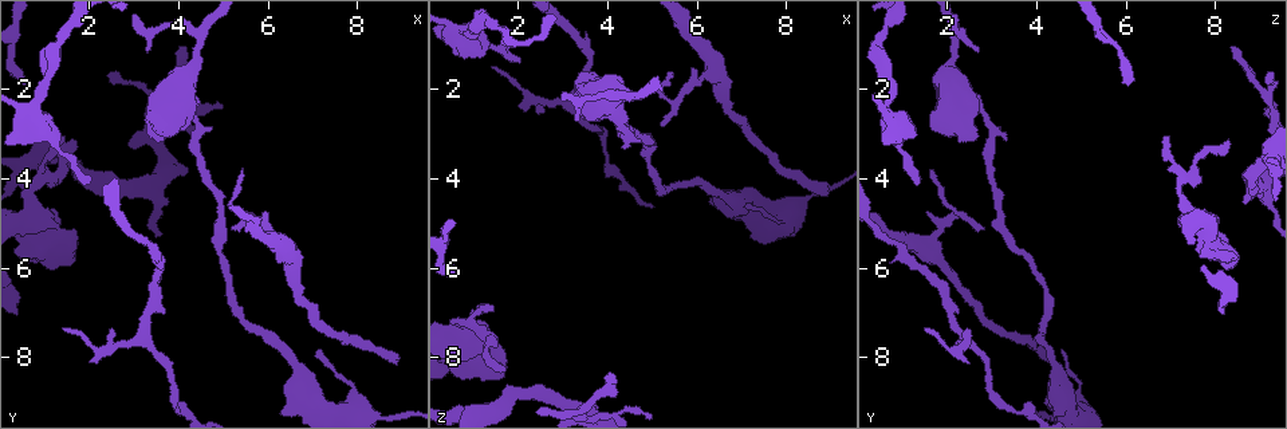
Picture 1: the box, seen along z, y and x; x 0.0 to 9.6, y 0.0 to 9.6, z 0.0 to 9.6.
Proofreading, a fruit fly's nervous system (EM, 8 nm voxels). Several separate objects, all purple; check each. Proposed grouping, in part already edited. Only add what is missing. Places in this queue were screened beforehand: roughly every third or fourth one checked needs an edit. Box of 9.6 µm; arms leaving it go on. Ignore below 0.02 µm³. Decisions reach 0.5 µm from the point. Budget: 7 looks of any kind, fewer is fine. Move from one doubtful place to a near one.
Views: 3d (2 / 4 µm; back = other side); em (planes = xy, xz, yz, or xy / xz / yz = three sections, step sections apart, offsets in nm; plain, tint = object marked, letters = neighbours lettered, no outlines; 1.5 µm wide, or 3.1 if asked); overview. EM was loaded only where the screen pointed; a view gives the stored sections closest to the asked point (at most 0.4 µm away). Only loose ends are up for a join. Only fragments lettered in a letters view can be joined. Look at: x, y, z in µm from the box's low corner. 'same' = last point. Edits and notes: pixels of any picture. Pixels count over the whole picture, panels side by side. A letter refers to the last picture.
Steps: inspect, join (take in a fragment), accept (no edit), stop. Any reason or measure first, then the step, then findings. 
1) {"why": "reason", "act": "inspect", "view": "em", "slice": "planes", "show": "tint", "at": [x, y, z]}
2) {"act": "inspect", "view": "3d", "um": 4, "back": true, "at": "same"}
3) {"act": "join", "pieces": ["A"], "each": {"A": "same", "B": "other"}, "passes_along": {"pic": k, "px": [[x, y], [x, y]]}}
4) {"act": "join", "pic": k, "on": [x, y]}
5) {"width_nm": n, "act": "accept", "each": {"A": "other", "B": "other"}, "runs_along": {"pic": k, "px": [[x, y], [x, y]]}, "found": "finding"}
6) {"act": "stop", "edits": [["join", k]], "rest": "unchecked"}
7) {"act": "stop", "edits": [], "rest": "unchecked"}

{"why": "an open end", "act": "inspect", "view": "em", "slice": "yz", "step": 4, "show": "letters", "at": [2.05, 8.10, 2.35]}

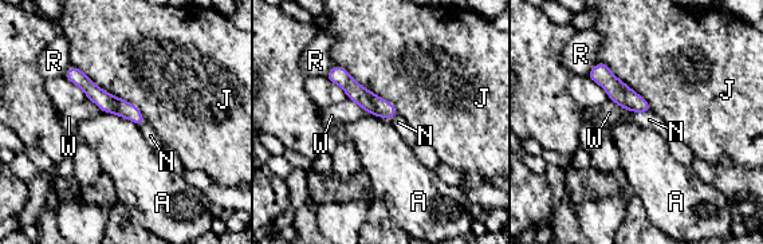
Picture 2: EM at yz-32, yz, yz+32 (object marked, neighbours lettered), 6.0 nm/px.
{"act": "inspect", "view": "em", "slice": "planes", "show": "letters", "at": "same"}

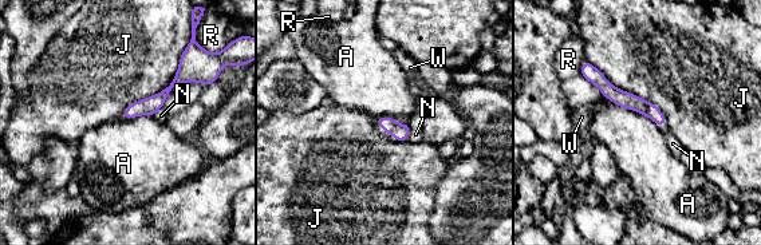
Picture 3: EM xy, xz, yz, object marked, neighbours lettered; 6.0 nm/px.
{"act": "accept", "each": {"A": "other", "J": "other", "N": "other", "R": "other", "W": "other"}, "found": "no lettered fragment goes on from it"}

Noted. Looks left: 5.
{"why": "tapers out", "act": "inspect", "view": "3d", "um": 2, "back": true, "at": [2.05, 4.05, 1.40]}

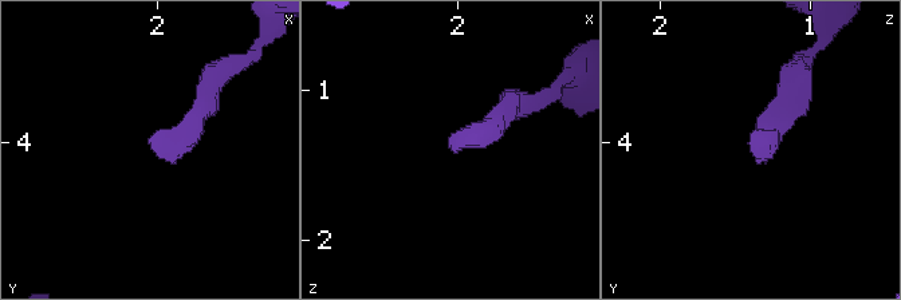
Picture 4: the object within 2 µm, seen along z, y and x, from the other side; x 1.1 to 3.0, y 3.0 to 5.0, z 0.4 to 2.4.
{"why": "now the EM", "act": "inspect", "view": "em", "slice": "yz", "step": 4, "show": "letters", "at": [2.02, 4.06, 1.38]}

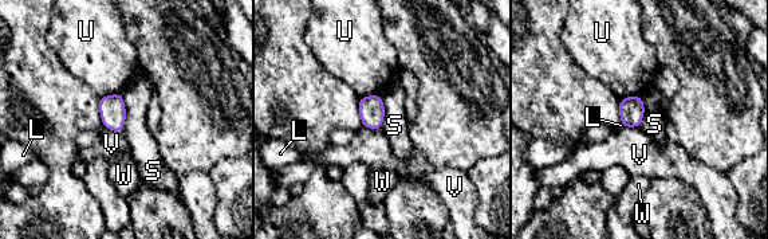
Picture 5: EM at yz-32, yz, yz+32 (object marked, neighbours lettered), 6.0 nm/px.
{"why": "another direction", "act": "inspect", "view": "em", "slice": "planes", "show": "letters", "at": "same"}

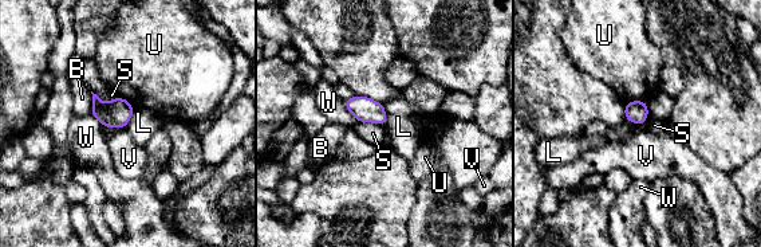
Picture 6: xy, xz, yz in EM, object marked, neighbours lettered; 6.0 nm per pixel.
{"act": "accept", "each": {"B": "other", "L": "other", "S": "other", "U": "other", "V": "other", "W": "other"}, "border": {"pic": 6, "px": [[625, 118], [635, 124], [646, 122]]}, "found": "no lettered fragment goes on from it"}

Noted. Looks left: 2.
{"why": "branch stops here", "act": "inspect", "view": "3d", "um": 4, "at": [7.20, 7.85, 4.50]}

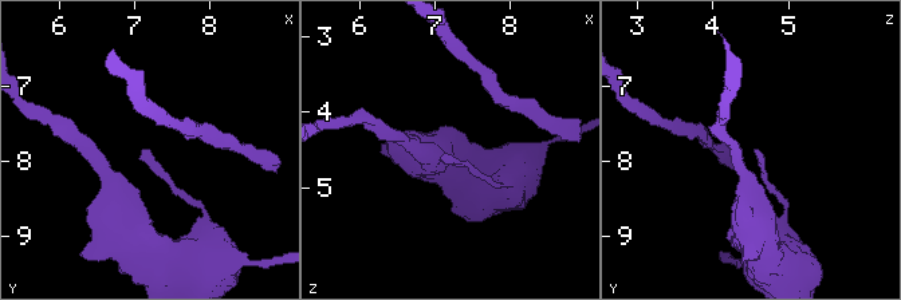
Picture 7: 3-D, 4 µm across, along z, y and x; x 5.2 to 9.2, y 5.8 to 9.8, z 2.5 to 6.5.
{"why": "now the EM", "act": "inspect", "view": "em", "slice": "planes", "show": "letters", "at": [7.10, 7.85, 4.50]}

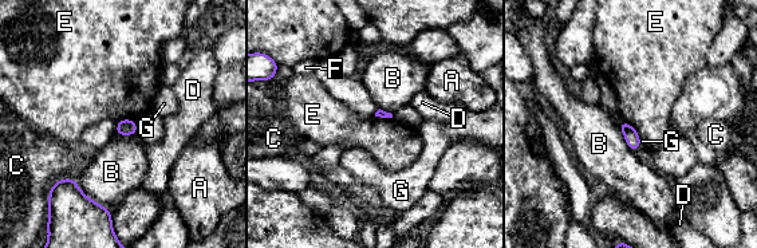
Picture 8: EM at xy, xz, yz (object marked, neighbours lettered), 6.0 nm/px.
{"act": "accept", "each": {"A": "other", "B": "other", "C": "other", "D": "other", "E": "other", "F": "other", "G": "other"}, "border": {"pic": 8, "px": [[77, 182], [87, 196], [106, 208]]}, "found": "none of them fits"}

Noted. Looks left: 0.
{"act": "stop", "edits": [], "rest": "unchecked"}

